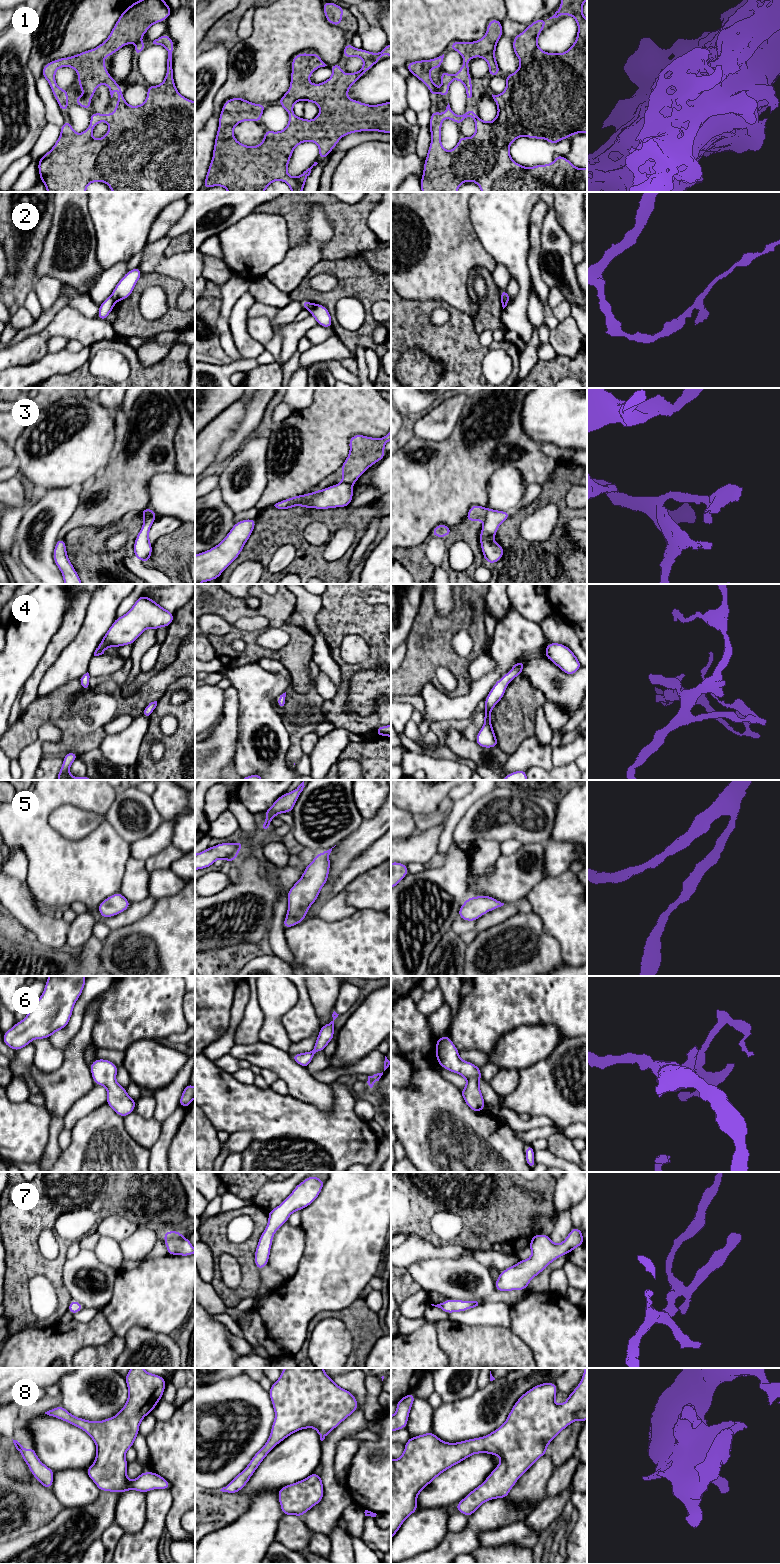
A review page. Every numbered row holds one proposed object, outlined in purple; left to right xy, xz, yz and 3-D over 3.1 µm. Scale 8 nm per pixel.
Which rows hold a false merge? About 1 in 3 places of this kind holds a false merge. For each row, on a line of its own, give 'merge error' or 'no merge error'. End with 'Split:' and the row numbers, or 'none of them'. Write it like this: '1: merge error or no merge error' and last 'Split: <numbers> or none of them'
1: no merge error
2: merge error
3: merge error
4: no merge error
5: no merge error
6: no merge error
7: no merge error
8: no merge error
Split: 2, 3

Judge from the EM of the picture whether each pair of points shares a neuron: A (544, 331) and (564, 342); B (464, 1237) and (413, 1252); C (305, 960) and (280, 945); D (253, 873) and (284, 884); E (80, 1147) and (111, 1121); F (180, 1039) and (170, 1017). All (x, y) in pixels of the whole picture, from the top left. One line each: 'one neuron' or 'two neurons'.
A: two neurons
B: two neurons
C: two neurons
D: one neuron
E: one neuron
F: two neurons

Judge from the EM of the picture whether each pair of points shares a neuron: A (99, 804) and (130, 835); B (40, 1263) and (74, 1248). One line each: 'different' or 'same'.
A: different
B: different

